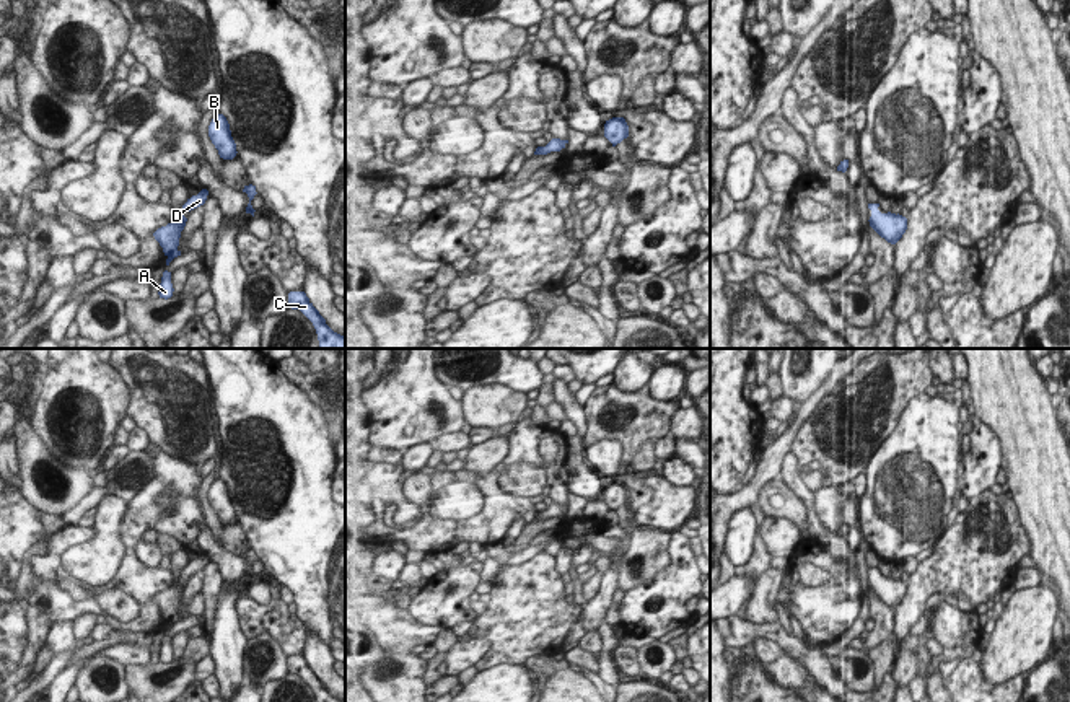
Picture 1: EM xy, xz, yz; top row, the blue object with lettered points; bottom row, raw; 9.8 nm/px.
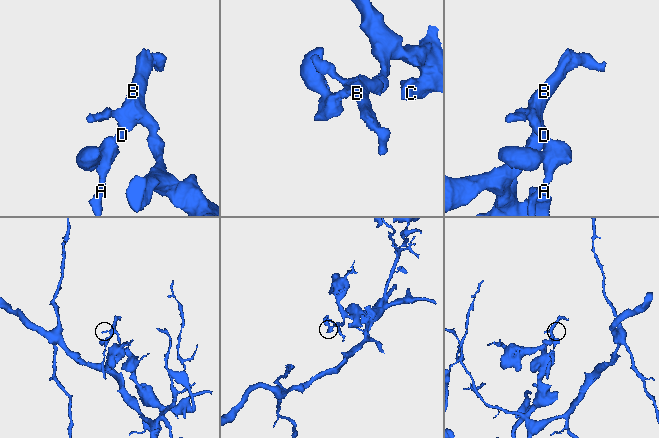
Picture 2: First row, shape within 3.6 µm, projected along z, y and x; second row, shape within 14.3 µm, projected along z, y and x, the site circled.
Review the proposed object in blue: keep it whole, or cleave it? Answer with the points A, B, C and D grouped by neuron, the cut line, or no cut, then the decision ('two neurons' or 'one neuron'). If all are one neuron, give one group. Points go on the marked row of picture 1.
groups A B C D; cut none; one neuron

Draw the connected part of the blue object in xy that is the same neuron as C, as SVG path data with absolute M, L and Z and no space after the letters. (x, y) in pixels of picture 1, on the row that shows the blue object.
M290 292L288 305L292 309L300 309L314 326L319 349L345 349L345 337L334 332L319 311L313 306L305 292Z

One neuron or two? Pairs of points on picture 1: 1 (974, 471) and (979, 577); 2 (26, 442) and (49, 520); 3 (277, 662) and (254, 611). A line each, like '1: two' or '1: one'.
1: two
2: two
3: two

